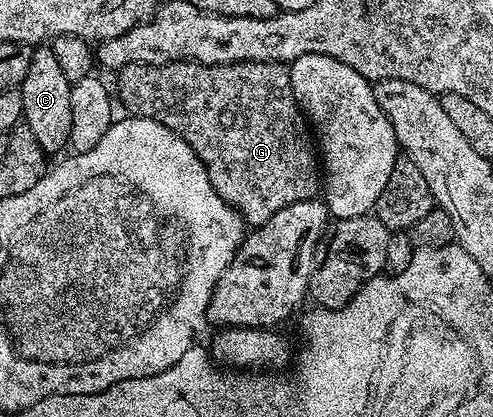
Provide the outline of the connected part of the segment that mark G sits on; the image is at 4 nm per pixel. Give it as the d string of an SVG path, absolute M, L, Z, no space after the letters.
M132 62L120 67L115 94L130 115L150 118L173 130L199 156L223 201L250 227L262 226L279 208L318 197L323 186L319 150L311 126L292 92L290 67L280 62L236 62L208 66L198 62Z

